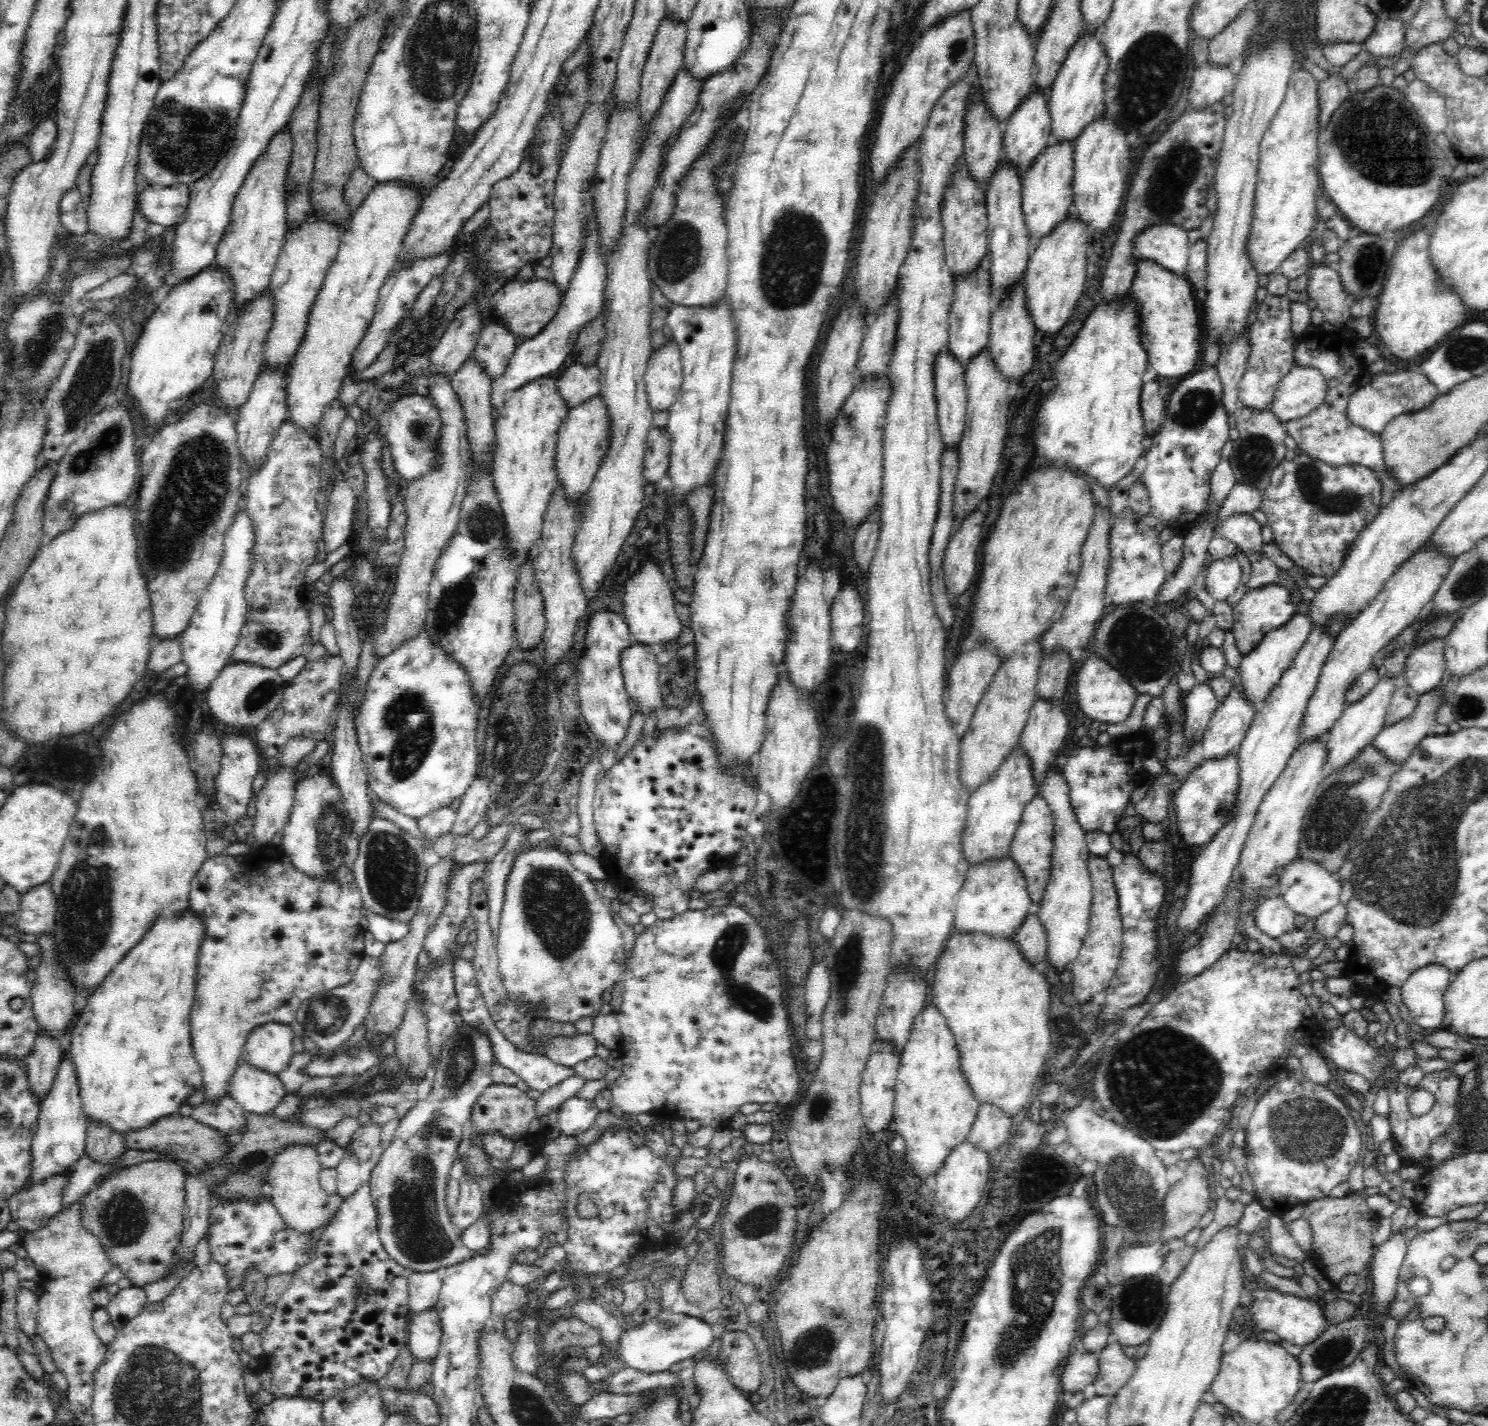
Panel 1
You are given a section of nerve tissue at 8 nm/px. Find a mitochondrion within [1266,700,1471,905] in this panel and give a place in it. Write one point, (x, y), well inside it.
(1333, 827)

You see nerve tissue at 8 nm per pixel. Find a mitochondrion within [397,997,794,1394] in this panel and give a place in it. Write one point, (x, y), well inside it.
(461, 1062)

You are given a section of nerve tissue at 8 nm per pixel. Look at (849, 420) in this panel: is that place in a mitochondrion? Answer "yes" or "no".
yes

